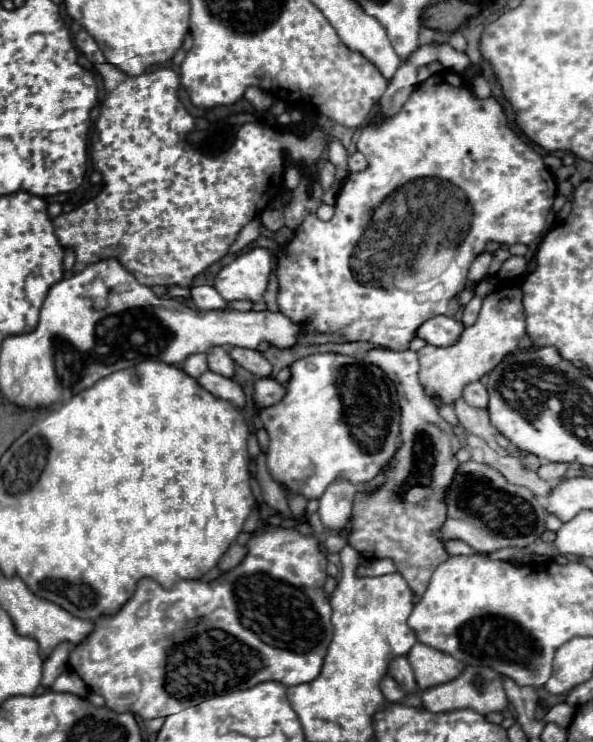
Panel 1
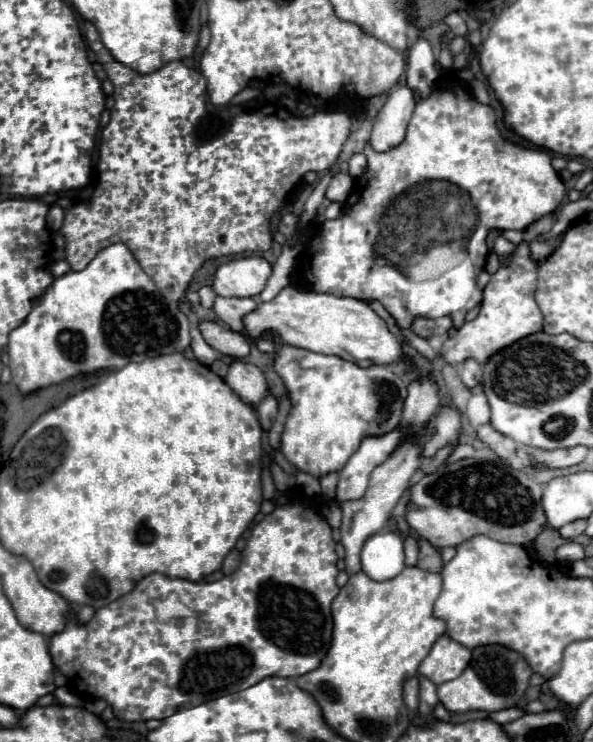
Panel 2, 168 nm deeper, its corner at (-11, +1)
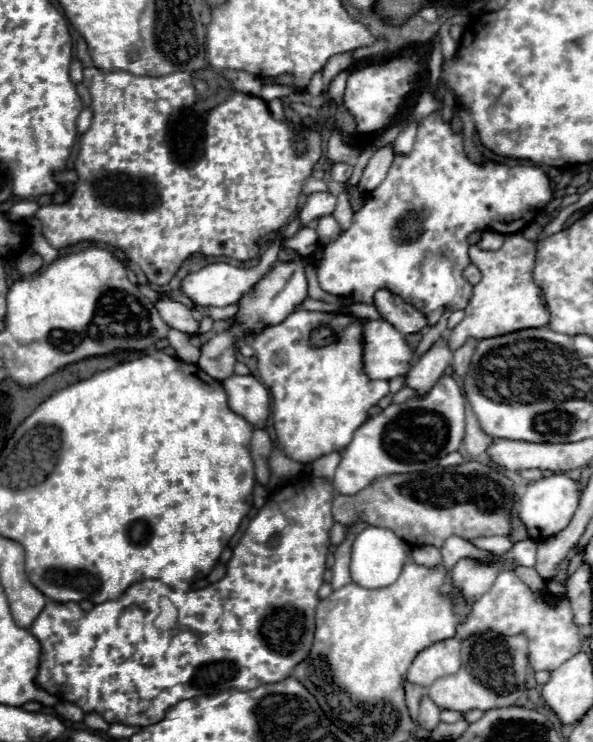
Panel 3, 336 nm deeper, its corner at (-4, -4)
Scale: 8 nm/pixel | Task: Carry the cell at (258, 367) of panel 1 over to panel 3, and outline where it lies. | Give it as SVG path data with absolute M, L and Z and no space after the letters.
M162 294L160 300L156 302L156 310L160 312L162 320L170 326L170 328L176 328L176 330L182 330L186 334L196 334L198 330L198 322L192 318L190 314L190 308L186 308L184 304L172 300L168 294Z

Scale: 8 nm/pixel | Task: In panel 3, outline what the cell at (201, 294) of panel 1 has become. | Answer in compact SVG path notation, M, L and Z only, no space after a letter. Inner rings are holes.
M294 310L284 322L246 338L256 350L260 380L274 398L274 428L288 458L310 464L324 454L344 450L354 430L366 422L368 410L388 394L388 382L368 378L362 368L362 324L364 320L350 314ZM320 326L334 328L338 338L326 346L312 346L310 334Z

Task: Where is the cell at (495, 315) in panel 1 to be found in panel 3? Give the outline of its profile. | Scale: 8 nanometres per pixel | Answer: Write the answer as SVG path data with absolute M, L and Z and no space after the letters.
M516 232L516 234L508 234L504 246L496 252L480 250L477 245L470 245L468 254L470 260L480 268L482 280L472 290L472 298L466 306L466 318L454 330L450 330L448 346L452 350L460 348L470 336L482 340L482 338L500 336L530 326L540 328L548 324L550 312L546 308L540 288L532 280L534 254L536 254L534 242L526 240L520 232Z

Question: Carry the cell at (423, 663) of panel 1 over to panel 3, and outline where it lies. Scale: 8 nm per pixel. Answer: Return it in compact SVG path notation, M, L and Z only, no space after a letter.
M448 638L424 648L408 668L406 680L430 686L434 680L454 674L460 668L460 640Z

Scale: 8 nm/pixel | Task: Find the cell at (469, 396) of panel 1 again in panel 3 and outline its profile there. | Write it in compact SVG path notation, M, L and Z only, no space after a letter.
M470 338L464 346L460 346L458 350L454 350L454 358L452 358L452 368L458 376L464 376L468 366L470 366L470 358L472 358L472 352L476 348L478 340L476 338Z

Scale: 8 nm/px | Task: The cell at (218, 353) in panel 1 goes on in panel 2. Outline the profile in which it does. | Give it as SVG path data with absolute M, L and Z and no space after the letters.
M233 361L229 365L229 373L225 377L227 385L245 401L251 405L259 405L259 401L267 395L267 381L259 367Z

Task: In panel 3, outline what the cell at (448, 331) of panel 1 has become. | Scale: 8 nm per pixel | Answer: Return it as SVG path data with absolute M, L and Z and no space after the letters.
M378 290L374 294L374 306L380 312L380 316L402 334L420 332L424 326L428 326L420 310L416 310L412 304L404 302L398 294L392 294L388 290Z

